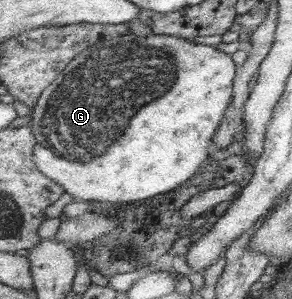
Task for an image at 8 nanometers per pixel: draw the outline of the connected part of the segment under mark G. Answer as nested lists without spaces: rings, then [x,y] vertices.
[[[133,32],[126,36],[118,36],[112,40],[103,41],[94,48],[80,53],[65,69],[58,79],[44,92],[34,106],[30,125],[33,128],[37,145],[35,146],[35,163],[44,174],[55,180],[66,193],[76,201],[113,202],[114,205],[138,202],[146,198],[154,198],[159,194],[170,192],[187,184],[198,168],[208,160],[209,152],[213,152],[214,136],[226,117],[226,112],[234,98],[236,74],[239,67],[232,60],[231,54],[222,52],[213,45],[204,45],[190,41],[190,38],[168,36],[152,32],[144,37]]]

